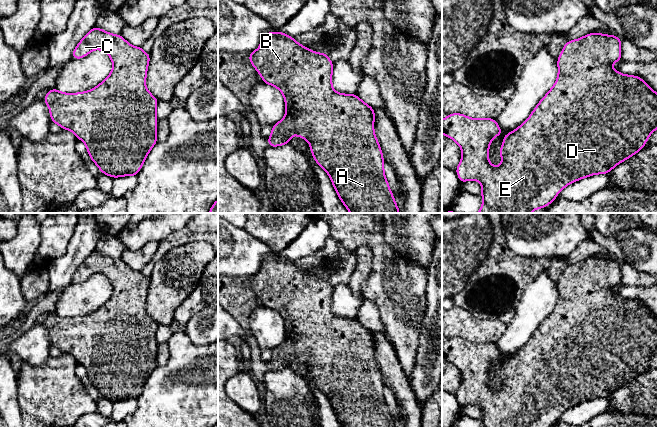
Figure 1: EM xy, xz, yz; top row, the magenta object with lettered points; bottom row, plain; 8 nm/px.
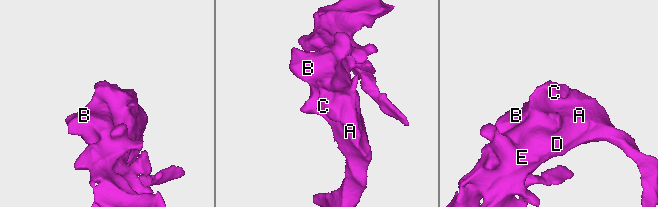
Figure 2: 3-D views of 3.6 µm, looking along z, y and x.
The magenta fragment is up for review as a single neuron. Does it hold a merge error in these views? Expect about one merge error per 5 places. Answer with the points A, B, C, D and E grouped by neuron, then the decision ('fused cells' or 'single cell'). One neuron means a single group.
A B C D E; single cell

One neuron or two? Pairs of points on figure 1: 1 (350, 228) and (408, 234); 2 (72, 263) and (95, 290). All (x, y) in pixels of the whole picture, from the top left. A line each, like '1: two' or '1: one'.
1: two
2: two

